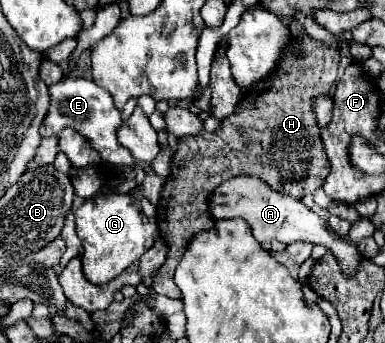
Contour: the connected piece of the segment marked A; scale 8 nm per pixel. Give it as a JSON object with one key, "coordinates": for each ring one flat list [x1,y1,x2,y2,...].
{"coordinates":[[235,176,227,182,223,182,209,200,209,212,213,220,223,220,223,218,243,218,251,230,257,242,263,246,269,246,271,240,279,240,283,244,291,244,297,240,305,240,311,244,323,244,329,248,335,258,341,262,341,268,345,274,353,274,359,264,359,250,349,238,337,236,333,230,329,230,327,222,323,222,311,208,307,208,301,200,291,198,289,194,281,194,267,186,263,180,255,176]]}

